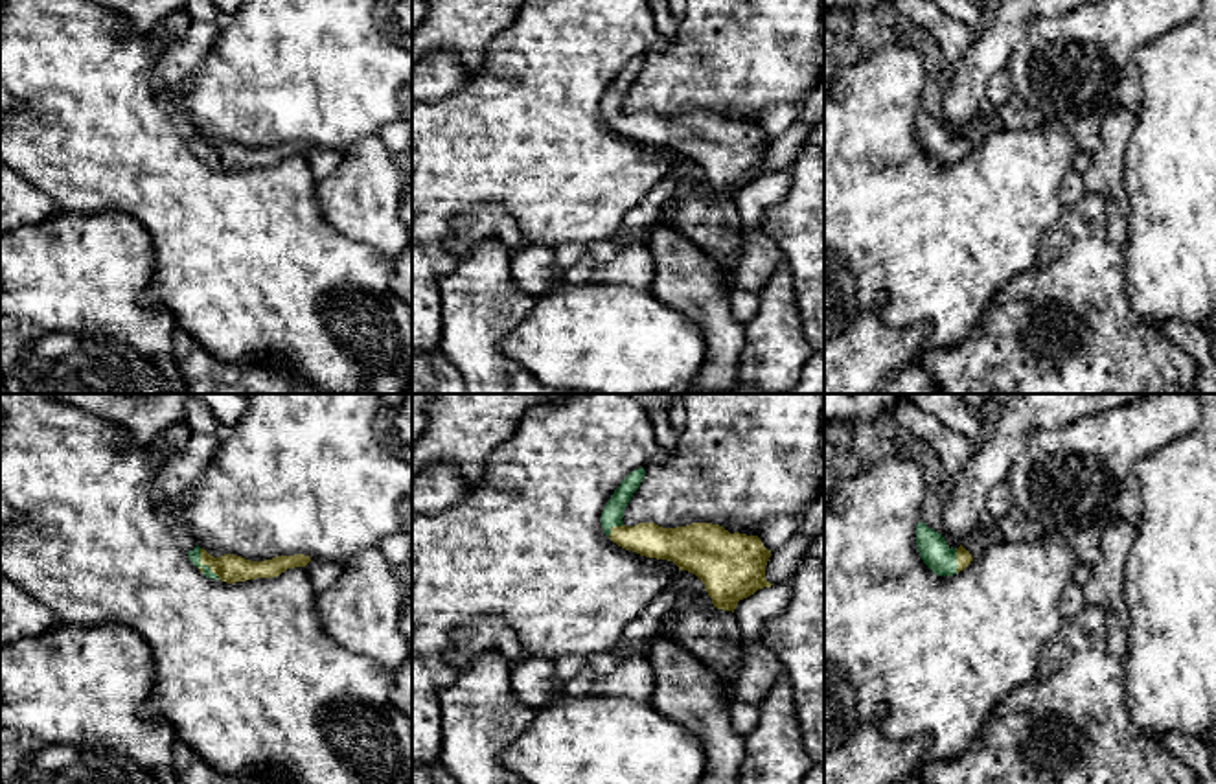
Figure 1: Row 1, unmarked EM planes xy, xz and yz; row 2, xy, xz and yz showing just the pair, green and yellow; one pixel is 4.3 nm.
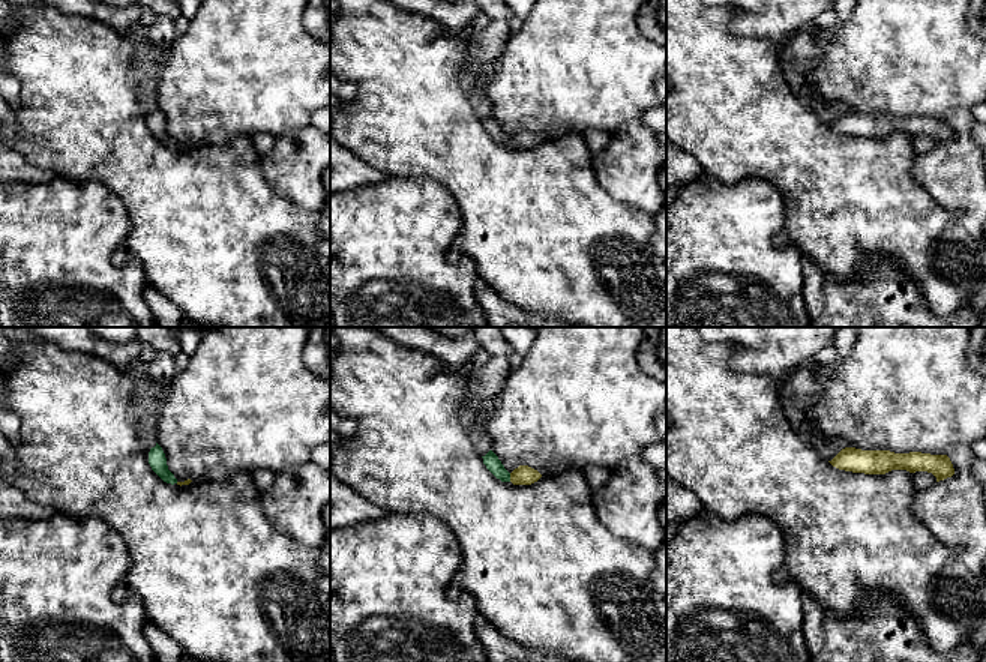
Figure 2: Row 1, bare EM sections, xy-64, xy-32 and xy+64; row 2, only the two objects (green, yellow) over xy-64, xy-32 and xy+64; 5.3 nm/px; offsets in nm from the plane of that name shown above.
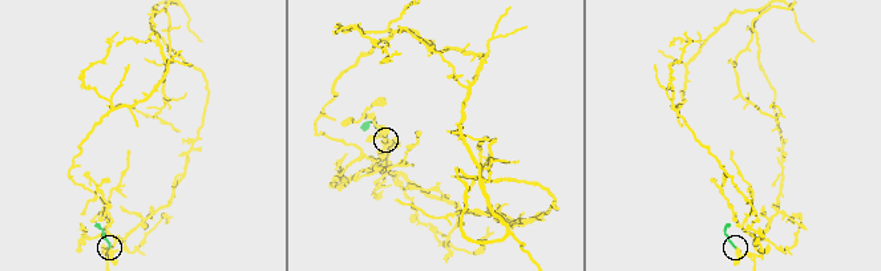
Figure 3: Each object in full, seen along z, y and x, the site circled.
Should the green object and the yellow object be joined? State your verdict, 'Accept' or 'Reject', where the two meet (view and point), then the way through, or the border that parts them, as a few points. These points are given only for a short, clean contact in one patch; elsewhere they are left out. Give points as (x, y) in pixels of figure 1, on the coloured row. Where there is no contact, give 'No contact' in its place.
Accept. Touches green at xy (205, 565). Path across: xy (194, 554), (205, 565), (229, 567)

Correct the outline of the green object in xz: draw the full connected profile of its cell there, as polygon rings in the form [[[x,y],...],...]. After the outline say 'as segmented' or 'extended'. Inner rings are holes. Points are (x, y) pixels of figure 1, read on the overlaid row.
[[[644,467],[631,471],[602,512],[603,534],[613,543],[646,558],[673,561],[679,571],[695,574],[705,583],[714,607],[723,611],[734,613],[740,600],[773,585],[765,580],[771,550],[758,536],[730,534],[712,523],[677,528],[662,528],[655,523],[625,526],[624,510],[644,475]]]; extended

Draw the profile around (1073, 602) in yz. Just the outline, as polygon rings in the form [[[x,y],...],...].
[[[1071,582],[1063,593],[1060,602],[1061,620],[1073,620],[1082,615],[1087,607],[1084,587]]]

